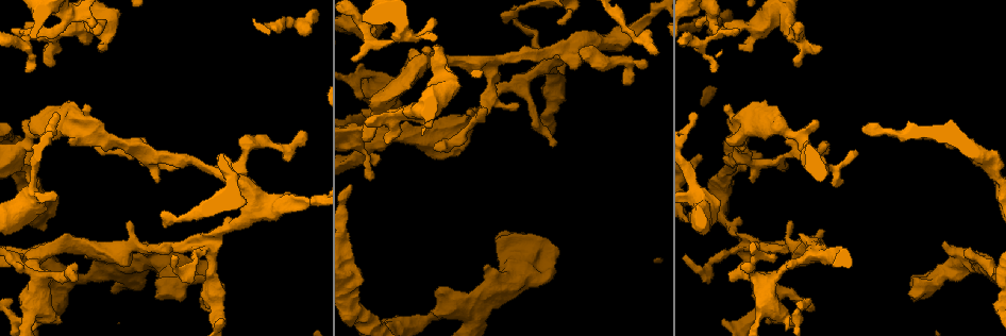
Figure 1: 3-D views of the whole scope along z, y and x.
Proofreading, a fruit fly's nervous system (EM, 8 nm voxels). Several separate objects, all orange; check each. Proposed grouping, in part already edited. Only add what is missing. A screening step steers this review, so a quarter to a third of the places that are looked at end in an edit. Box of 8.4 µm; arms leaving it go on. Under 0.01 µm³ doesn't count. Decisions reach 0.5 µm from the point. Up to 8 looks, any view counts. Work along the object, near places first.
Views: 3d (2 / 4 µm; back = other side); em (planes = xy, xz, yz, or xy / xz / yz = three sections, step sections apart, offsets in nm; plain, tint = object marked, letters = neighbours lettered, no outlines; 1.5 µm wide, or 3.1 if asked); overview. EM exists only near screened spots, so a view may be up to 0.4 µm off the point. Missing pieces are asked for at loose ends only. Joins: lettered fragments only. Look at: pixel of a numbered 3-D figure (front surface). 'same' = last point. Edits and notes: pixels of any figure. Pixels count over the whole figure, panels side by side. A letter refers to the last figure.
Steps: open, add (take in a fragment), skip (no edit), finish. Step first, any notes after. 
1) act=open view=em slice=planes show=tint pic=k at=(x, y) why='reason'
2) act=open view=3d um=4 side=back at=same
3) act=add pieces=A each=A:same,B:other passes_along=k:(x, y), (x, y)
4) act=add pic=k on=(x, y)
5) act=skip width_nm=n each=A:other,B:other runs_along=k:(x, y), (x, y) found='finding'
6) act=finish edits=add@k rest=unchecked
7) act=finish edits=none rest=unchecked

act=open view=3d um=4 pic=1 at=(370, 178) why='tapers out'

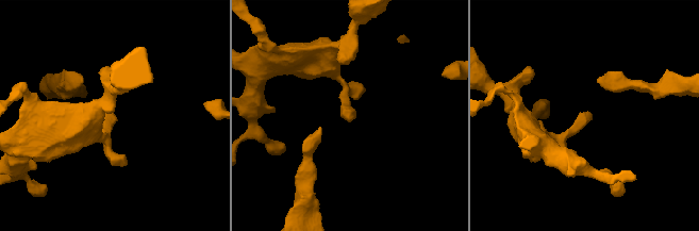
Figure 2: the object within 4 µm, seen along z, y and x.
act=open view=em slice=xz step=8 show=tint pic=2 at=(349, 121) why='now the EM'

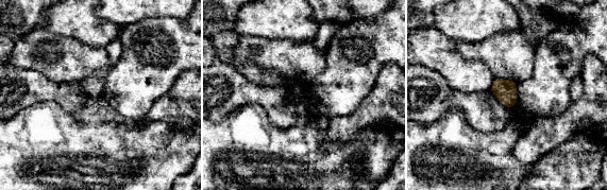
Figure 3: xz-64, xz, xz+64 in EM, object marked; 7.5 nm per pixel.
act=open view=em slice=planes show=letters at=same

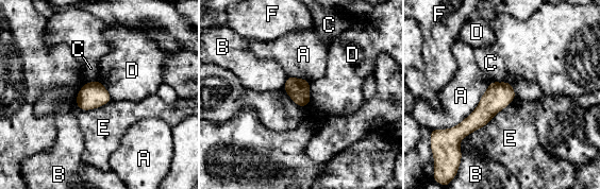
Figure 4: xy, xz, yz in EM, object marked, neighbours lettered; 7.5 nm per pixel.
act=skip width_nm=160 each=A:other,B:other,C:other,D:other,E:other,F:other border=4:(515, 98), (460, 141) found='no lettered fragment goes on from it'

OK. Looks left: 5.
act=open view=3d um=2 pic=1 at=(484, 268) why='branch stops here'

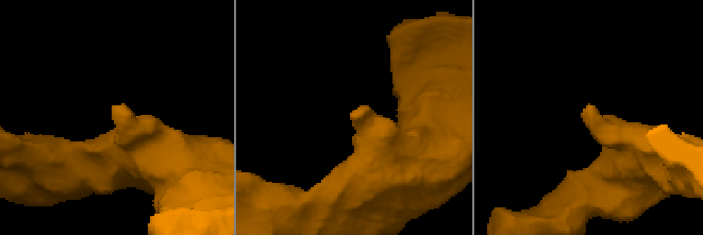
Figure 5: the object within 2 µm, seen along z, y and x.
act=open view=em slice=planes show=letters pic=5 at=(353, 121)

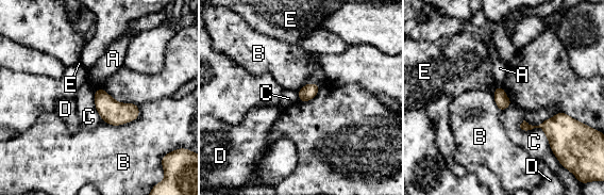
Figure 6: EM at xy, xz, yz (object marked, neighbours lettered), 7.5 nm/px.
act=skip each=A:other,B:other,C:other,D:other,E:other border=6:(523, 119), (555, 155) found='no lettered fragment goes on from it'

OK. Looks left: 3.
act=open view=em slice=planes show=letters pic=1 at=(762, 156) why='branch stops here'

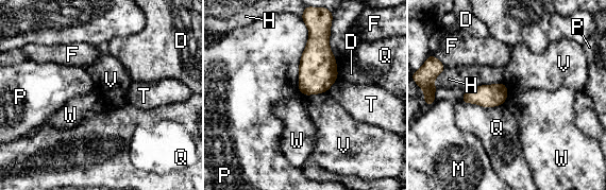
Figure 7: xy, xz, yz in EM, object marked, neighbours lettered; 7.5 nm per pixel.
act=skip each=D:other,F:other,H:other,M:other,P:other,Q:other,T:other,V:other,W:other border=7:(508, 92), (504, 103) found='no lettered fragment goes on from it'

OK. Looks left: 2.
act=finish edits=none rest=unchecked

